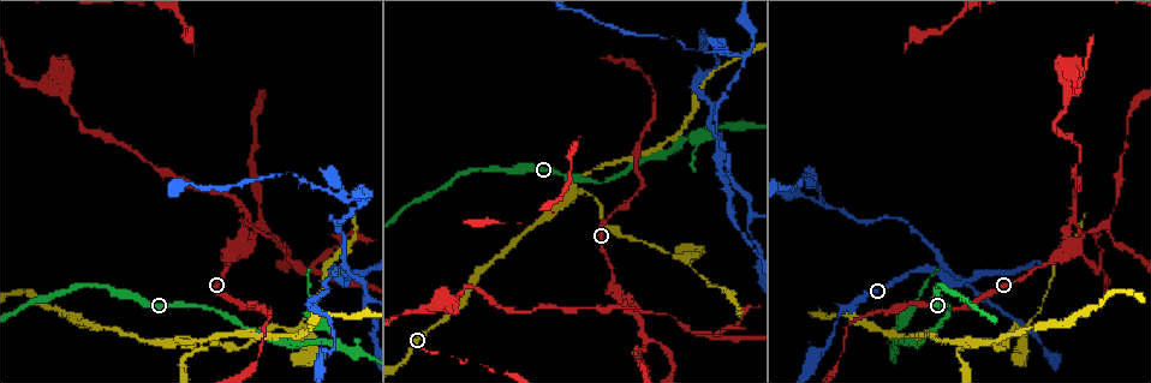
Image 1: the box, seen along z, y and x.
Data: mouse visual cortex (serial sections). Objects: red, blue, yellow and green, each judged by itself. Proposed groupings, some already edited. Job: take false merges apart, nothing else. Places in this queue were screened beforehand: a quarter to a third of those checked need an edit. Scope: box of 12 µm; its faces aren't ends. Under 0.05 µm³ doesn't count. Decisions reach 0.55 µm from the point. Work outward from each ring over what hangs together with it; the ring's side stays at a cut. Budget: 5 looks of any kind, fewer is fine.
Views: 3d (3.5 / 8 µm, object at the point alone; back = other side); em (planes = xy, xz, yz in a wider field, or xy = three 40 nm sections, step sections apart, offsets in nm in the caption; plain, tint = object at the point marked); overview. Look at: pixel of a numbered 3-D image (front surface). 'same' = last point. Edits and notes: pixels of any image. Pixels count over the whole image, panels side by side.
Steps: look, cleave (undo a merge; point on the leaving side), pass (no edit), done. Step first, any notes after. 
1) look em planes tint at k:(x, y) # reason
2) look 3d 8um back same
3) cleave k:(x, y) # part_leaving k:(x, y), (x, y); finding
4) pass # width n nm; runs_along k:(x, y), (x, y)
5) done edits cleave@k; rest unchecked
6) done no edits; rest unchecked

look 3d 8um at 1:(190, 345)

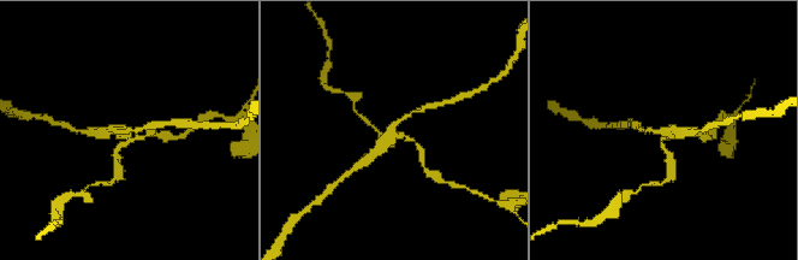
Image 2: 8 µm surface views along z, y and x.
look 3d 3.5um at 2:(394, 137)

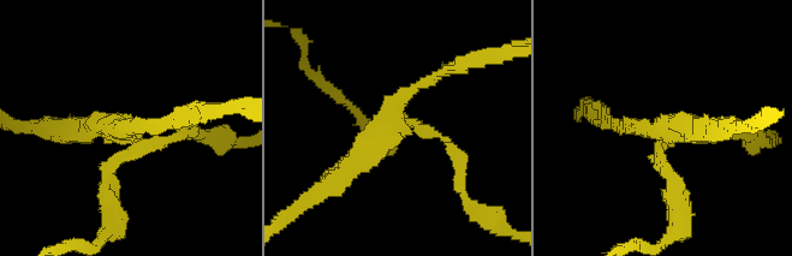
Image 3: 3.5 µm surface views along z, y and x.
look em planes tint at 3:(393, 132) # arms 4; arm_widths 100, 150, 150, 300 nm; now the EM

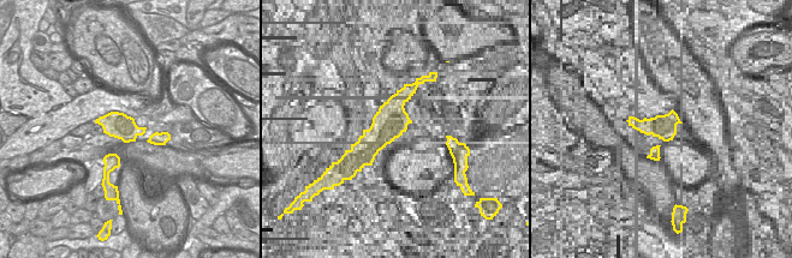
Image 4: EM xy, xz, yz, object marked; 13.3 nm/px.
cleave 3:(666, 174) # part_leaving 3:(414, 124), (451, 143), (474, 208); a second cell is stuck on

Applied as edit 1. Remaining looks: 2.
look 3d 3.5um at 1:(696, 85) # sharp bend

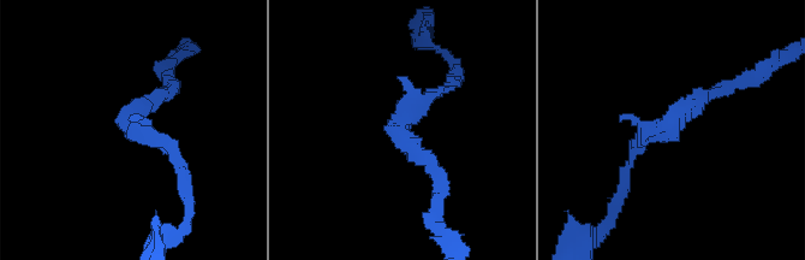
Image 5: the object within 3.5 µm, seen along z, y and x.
look em xy step 1 tint at 5:(396, 125) # need the tissue

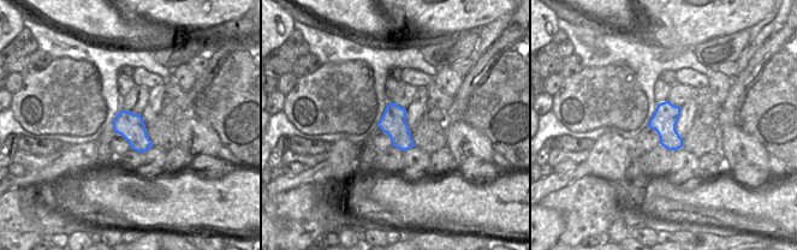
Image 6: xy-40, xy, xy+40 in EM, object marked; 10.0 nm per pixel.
pass # width 260 nm; runs_along 5:(728, 88), (675, 113), (630, 161); one cell here

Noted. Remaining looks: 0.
done edits cleave@3; rest unchecked

